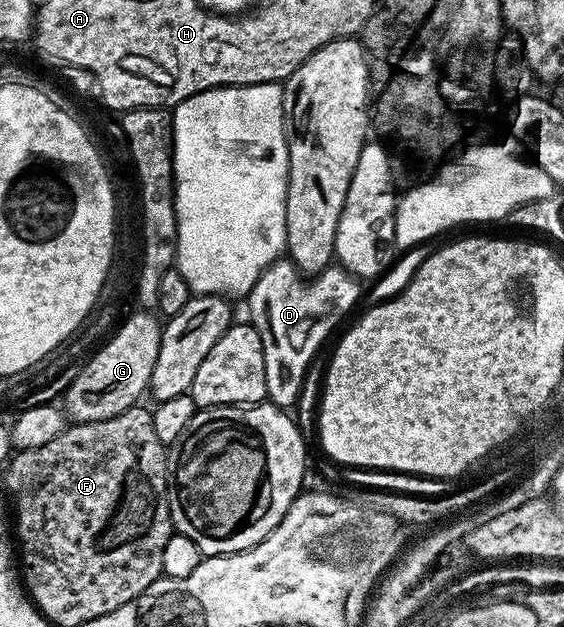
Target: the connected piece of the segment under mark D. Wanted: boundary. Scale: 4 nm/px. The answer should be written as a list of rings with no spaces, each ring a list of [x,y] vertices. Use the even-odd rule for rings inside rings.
[[[280,258],[270,264],[257,278],[251,291],[245,297],[249,322],[257,330],[263,347],[265,358],[265,386],[267,387],[267,400],[276,408],[291,410],[303,392],[303,379],[307,376],[307,367],[311,359],[319,352],[319,347],[327,340],[327,335],[342,322],[343,316],[351,312],[351,307],[359,300],[360,281],[342,266],[332,266],[316,276],[306,277],[295,269],[290,259]]]

